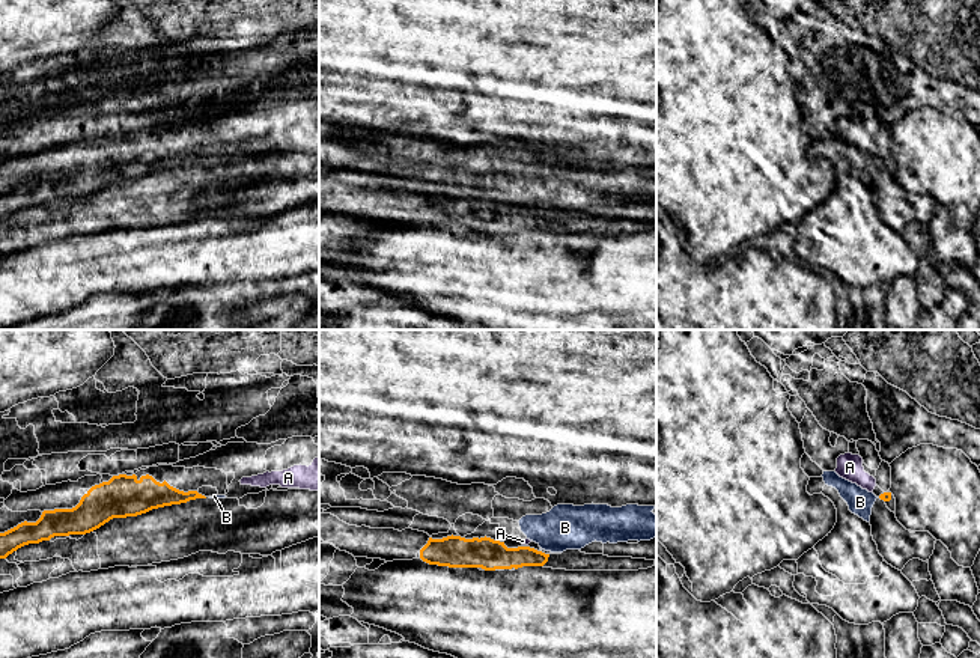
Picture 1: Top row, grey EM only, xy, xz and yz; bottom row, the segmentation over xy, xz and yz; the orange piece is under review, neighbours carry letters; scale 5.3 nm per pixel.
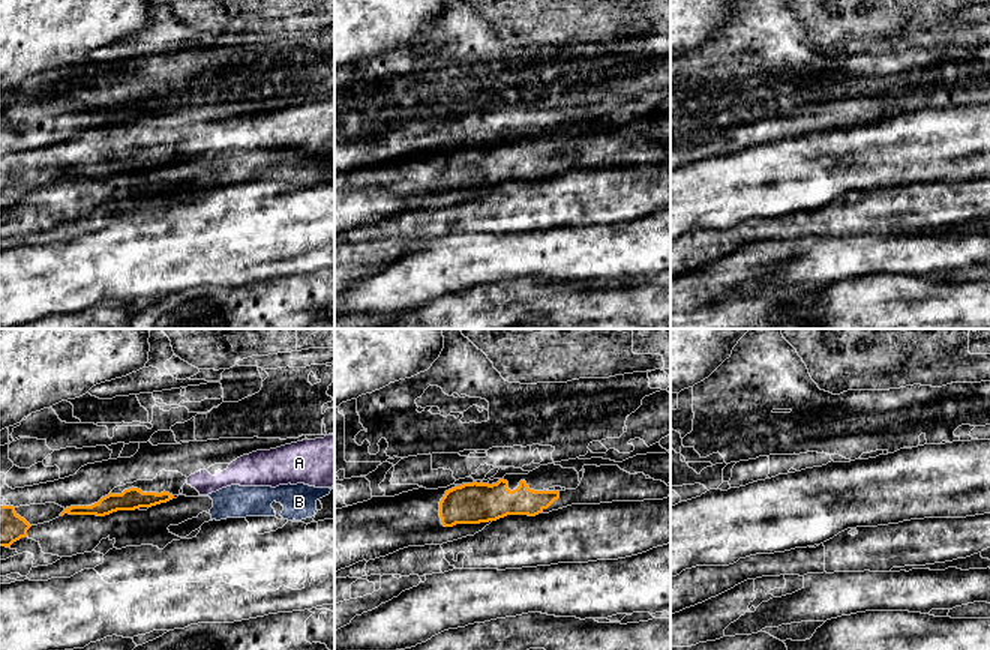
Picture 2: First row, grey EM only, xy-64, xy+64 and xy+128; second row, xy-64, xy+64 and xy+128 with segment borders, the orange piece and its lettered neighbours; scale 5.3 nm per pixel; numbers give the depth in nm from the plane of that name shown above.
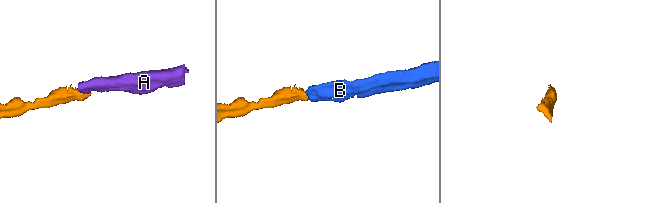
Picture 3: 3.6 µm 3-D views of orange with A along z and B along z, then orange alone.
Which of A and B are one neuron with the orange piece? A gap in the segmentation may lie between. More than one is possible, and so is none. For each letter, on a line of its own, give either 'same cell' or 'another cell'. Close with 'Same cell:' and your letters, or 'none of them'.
A: same cell
B: another cell
Same cell: A

